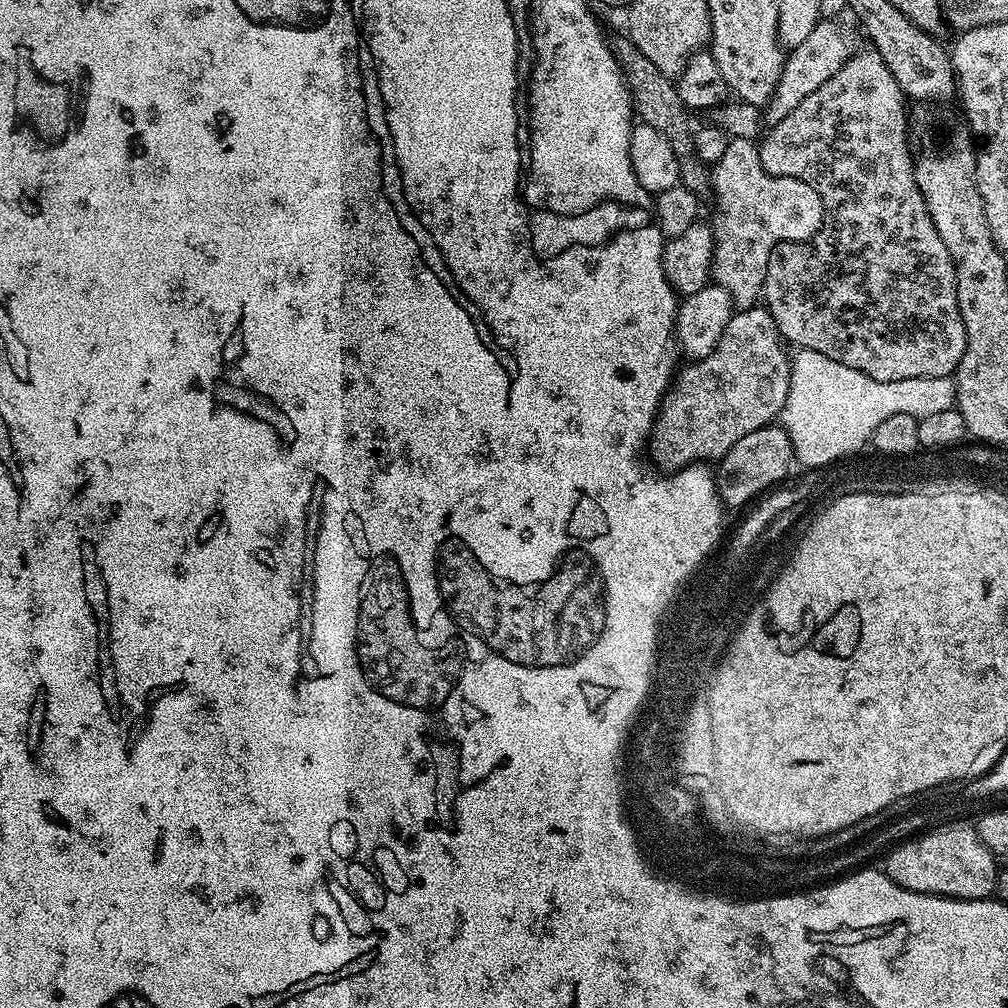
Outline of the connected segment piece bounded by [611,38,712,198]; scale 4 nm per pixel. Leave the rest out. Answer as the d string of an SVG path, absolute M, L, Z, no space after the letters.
M627 38L611 41L612 53L616 55L616 61L624 70L624 81L628 83L628 89L632 92L632 106L639 123L654 126L658 134L662 134L672 144L674 154L680 159L680 183L684 187L695 192L697 196L704 198L709 195L712 188L712 174L709 165L702 162L702 158L696 156L696 133L694 123L690 117L690 110L682 102L675 83L634 42Z

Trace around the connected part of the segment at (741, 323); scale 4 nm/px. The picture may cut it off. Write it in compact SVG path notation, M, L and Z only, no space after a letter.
M763 306L735 311L722 338L718 338L716 349L706 354L706 358L687 366L689 368L679 373L678 379L665 394L652 426L650 452L656 455L655 463L664 470L687 468L697 462L712 462L708 460L719 461L728 453L730 446L734 446L734 442L773 423L783 410L790 390L790 352L773 316Z

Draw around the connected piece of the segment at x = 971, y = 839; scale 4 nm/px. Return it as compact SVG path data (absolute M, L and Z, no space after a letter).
M957 822L897 843L883 857L882 870L895 884L918 894L955 900L986 900L996 890L998 861L971 823Z

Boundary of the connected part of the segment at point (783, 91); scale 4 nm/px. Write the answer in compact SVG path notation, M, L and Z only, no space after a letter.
M821 18L814 30L810 30L806 42L787 53L778 86L766 105L766 120L769 125L782 122L782 118L786 118L786 114L790 114L790 110L794 110L798 102L802 102L802 98L814 94L814 90L818 90L822 82L826 82L838 70L842 70L844 63L856 55L856 32L842 21L840 18Z

